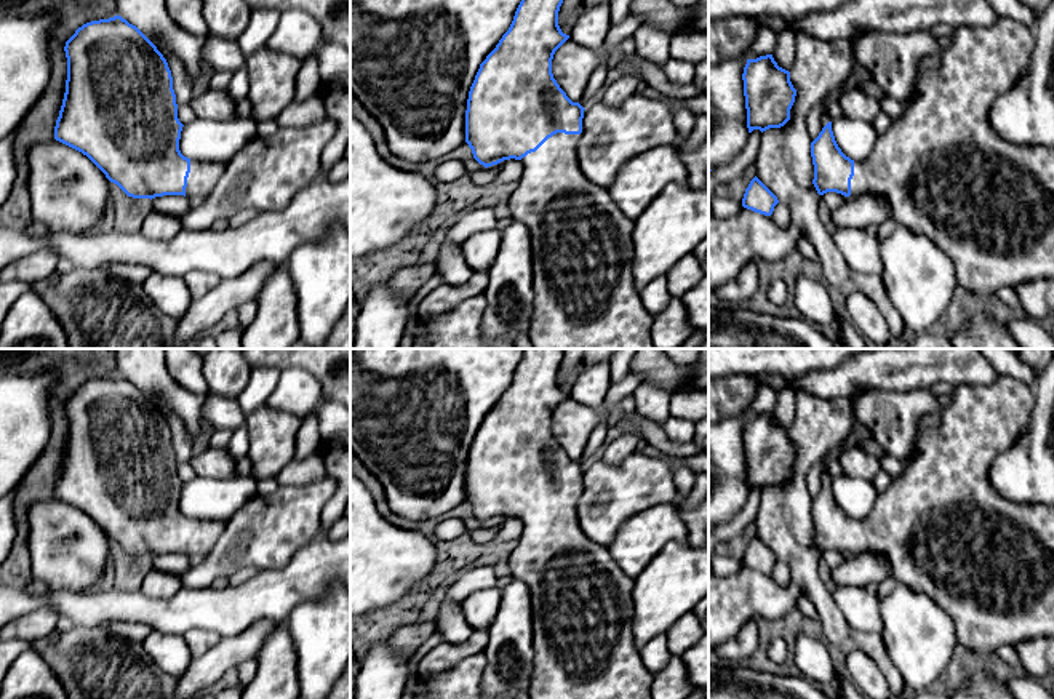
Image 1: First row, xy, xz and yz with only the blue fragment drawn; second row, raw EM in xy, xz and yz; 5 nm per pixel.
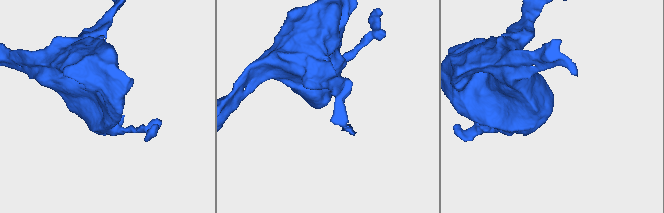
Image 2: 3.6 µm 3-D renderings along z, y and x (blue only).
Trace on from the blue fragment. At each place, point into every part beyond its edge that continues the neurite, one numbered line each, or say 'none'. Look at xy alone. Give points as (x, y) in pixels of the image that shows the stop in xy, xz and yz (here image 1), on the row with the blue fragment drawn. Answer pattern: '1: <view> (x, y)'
1: xy (203, 176)

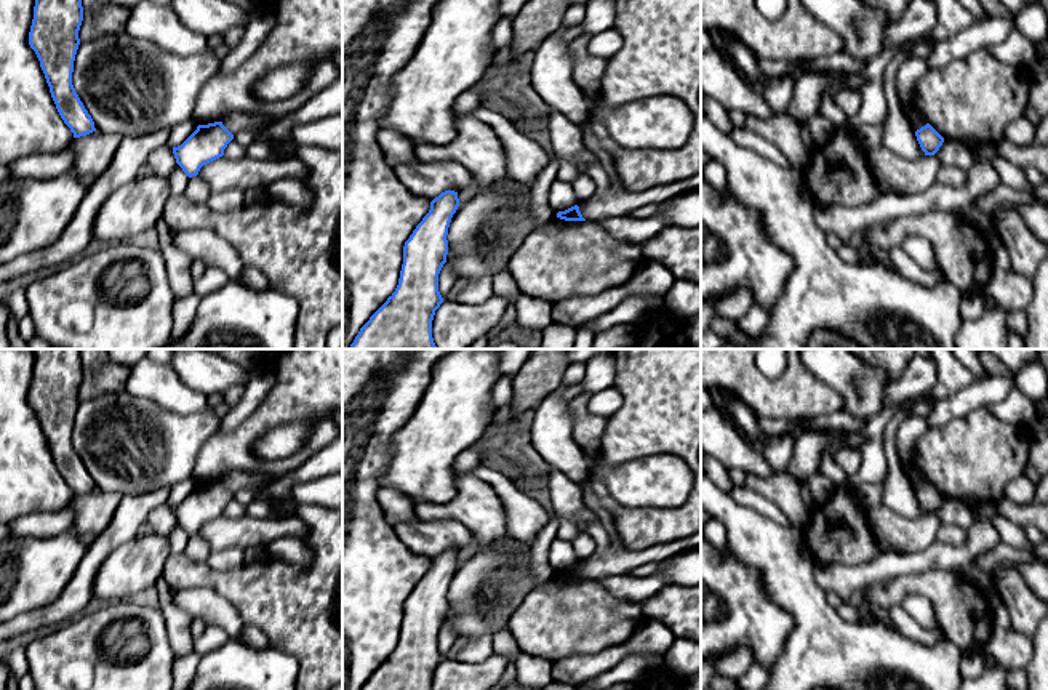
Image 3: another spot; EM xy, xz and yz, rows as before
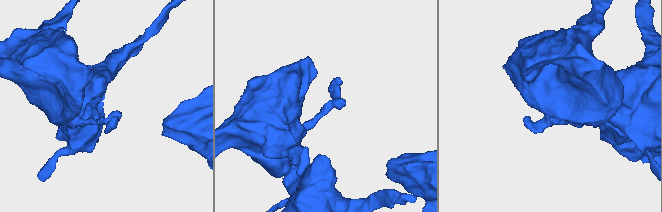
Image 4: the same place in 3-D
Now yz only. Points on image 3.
none

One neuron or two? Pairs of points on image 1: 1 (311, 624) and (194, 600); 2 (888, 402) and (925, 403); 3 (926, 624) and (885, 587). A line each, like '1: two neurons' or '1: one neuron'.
1: two neurons
2: one neuron
3: two neurons

